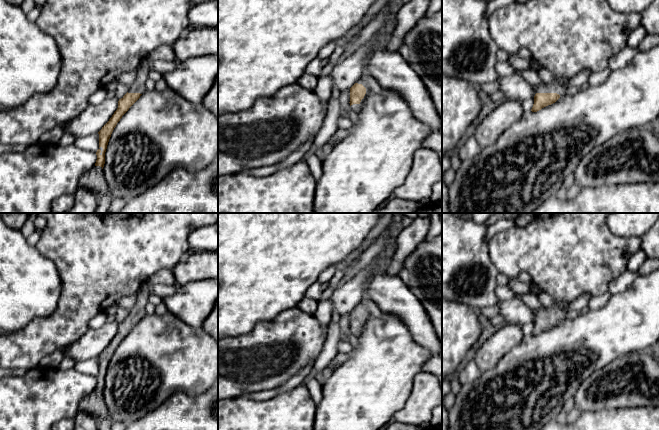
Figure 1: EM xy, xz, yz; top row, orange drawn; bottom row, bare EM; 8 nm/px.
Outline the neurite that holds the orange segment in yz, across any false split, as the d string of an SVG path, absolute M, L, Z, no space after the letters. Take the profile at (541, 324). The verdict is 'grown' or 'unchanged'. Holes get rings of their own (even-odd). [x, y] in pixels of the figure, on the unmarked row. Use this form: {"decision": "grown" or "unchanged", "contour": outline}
{"decision": "grown", "contour": "M556 300L552 307L542 307L538 310L533 310L535 320L531 335L537 336L544 331L555 327L561 320L569 315L565 310L568 306L567 303Z"}

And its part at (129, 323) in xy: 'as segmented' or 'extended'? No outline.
extended

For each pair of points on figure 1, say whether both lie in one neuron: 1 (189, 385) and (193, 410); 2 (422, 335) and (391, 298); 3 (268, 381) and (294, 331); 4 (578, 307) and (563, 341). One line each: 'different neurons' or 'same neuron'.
1: different neurons
2: same neuron
3: same neuron
4: different neurons

